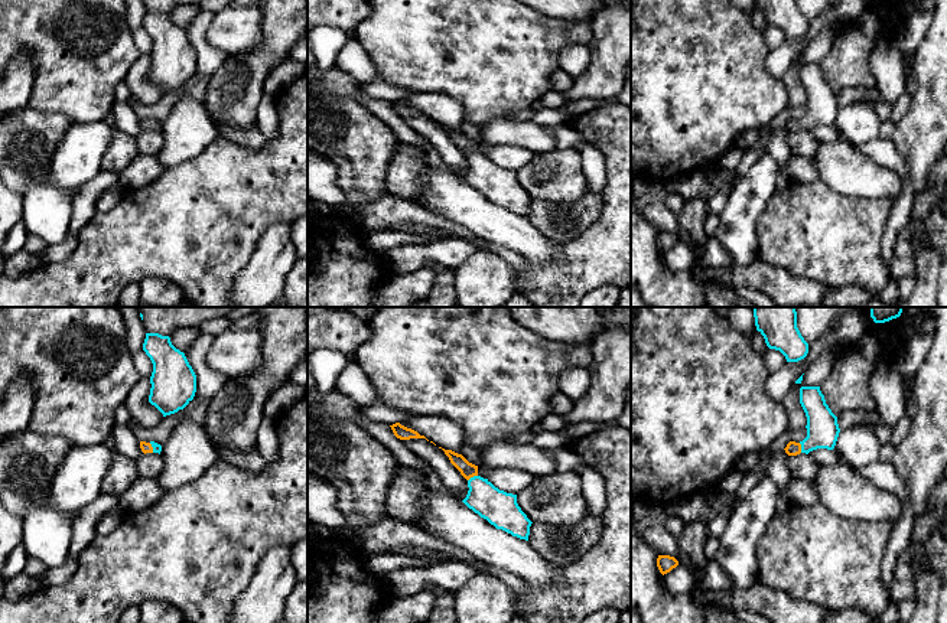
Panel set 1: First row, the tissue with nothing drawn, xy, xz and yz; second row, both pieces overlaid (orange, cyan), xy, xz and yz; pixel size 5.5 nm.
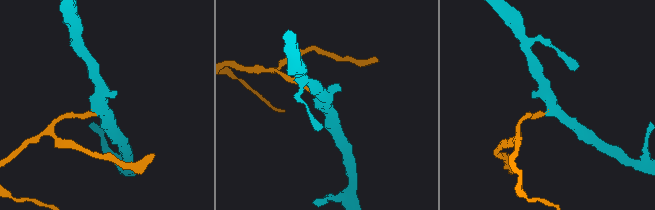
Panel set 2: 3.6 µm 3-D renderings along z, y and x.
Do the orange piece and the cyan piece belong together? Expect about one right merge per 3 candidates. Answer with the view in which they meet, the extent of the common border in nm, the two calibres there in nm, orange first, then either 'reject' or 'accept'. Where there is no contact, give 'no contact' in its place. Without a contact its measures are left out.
meets orange in xz; contact 70 nm long; 90 nm thick on the orange side, 190 nm on the other; reject

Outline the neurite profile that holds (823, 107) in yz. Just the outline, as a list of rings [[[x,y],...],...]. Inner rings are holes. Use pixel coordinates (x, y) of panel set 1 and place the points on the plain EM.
[[[801,63],[800,81],[807,94],[807,114],[800,118],[801,130],[817,125],[833,127],[840,110],[837,94],[826,81],[820,63]]]

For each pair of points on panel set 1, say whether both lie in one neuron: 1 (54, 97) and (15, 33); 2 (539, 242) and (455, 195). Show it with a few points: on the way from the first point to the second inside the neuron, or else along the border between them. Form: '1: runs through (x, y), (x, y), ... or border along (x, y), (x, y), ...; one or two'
1: runs through (54, 80), (54, 64), (32, 42); one
2: runs through (518, 234), (484, 219), (475, 212); one

